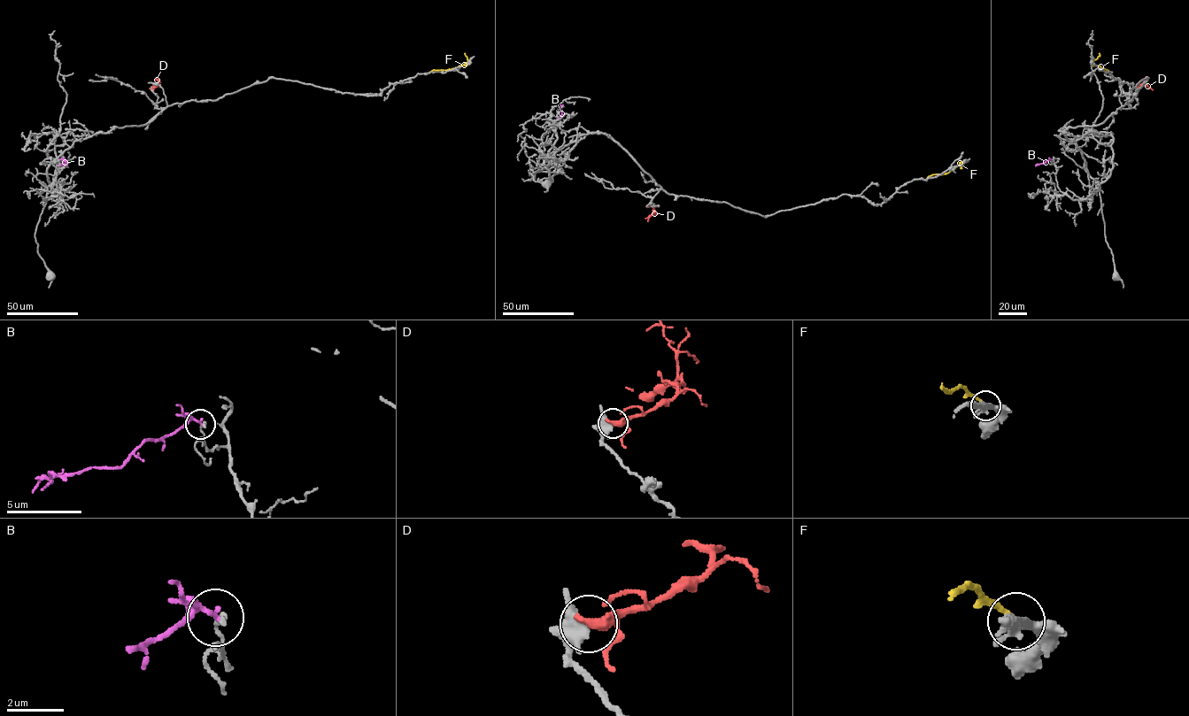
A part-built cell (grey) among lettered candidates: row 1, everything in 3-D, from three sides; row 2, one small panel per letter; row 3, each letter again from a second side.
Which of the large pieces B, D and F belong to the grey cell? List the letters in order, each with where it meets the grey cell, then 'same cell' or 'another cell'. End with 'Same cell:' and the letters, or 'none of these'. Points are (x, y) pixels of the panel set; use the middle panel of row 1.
B: meets grey at (556, 119); another cell
D: meets grey at (648, 205); another cell
F: meets grey at (927, 178); another cell
Same cell: none of these

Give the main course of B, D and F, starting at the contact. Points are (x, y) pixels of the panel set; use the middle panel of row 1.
B: (556, 119), (561, 109), (556, 103)
D: (648, 205), (652, 206), (654, 211), (647, 221)
F: (927, 178), (947, 173), (964, 162), (960, 168)

